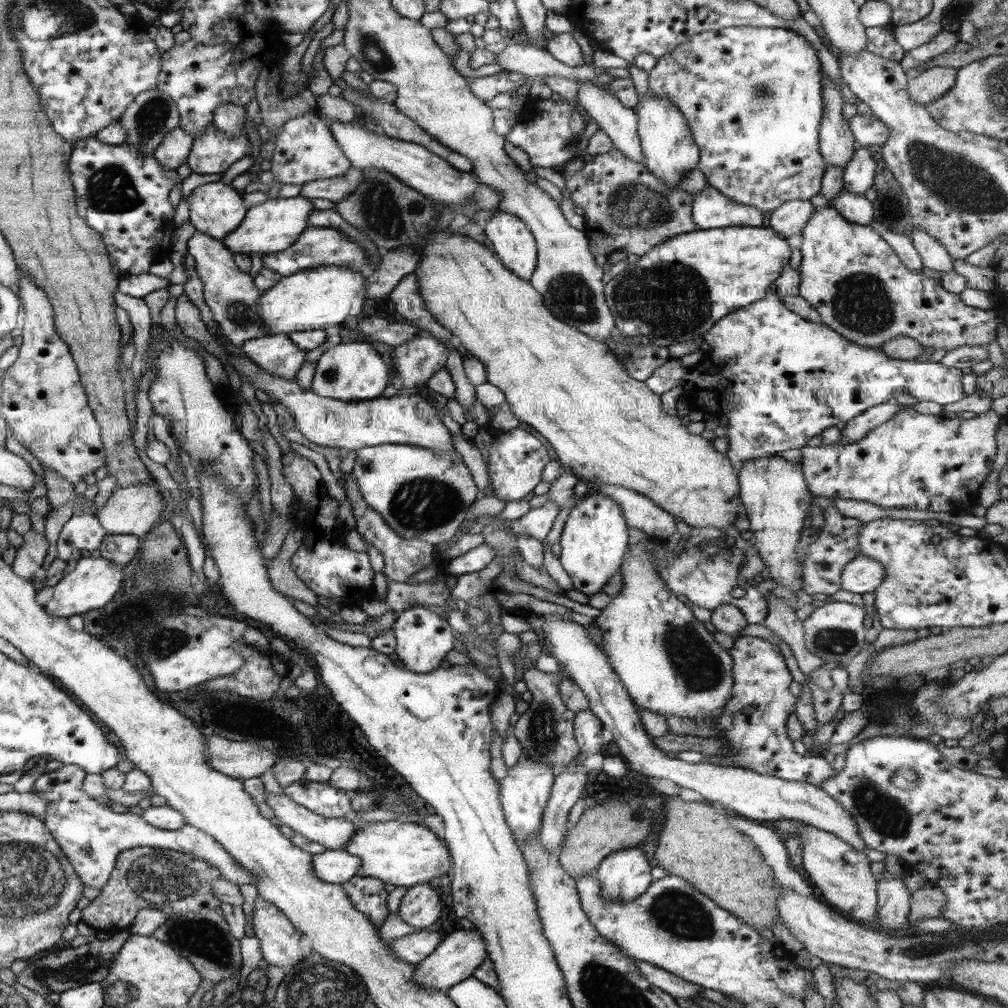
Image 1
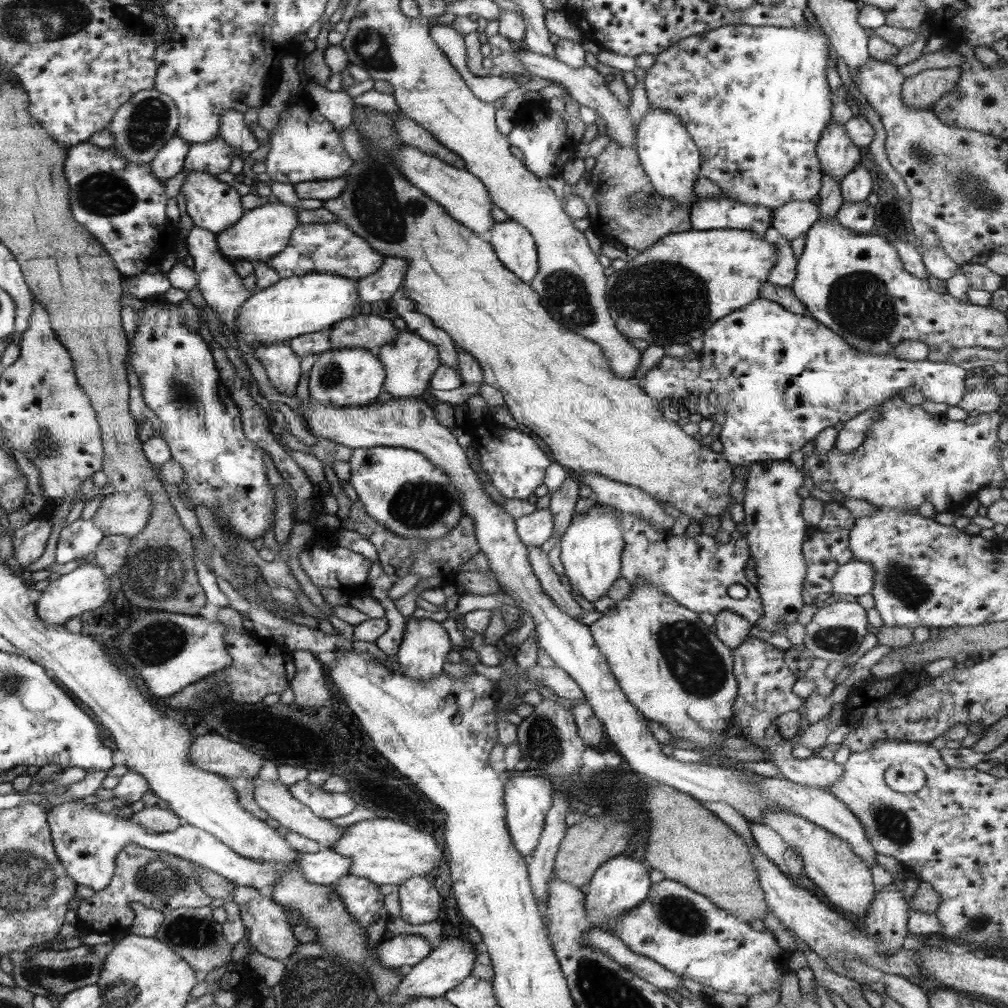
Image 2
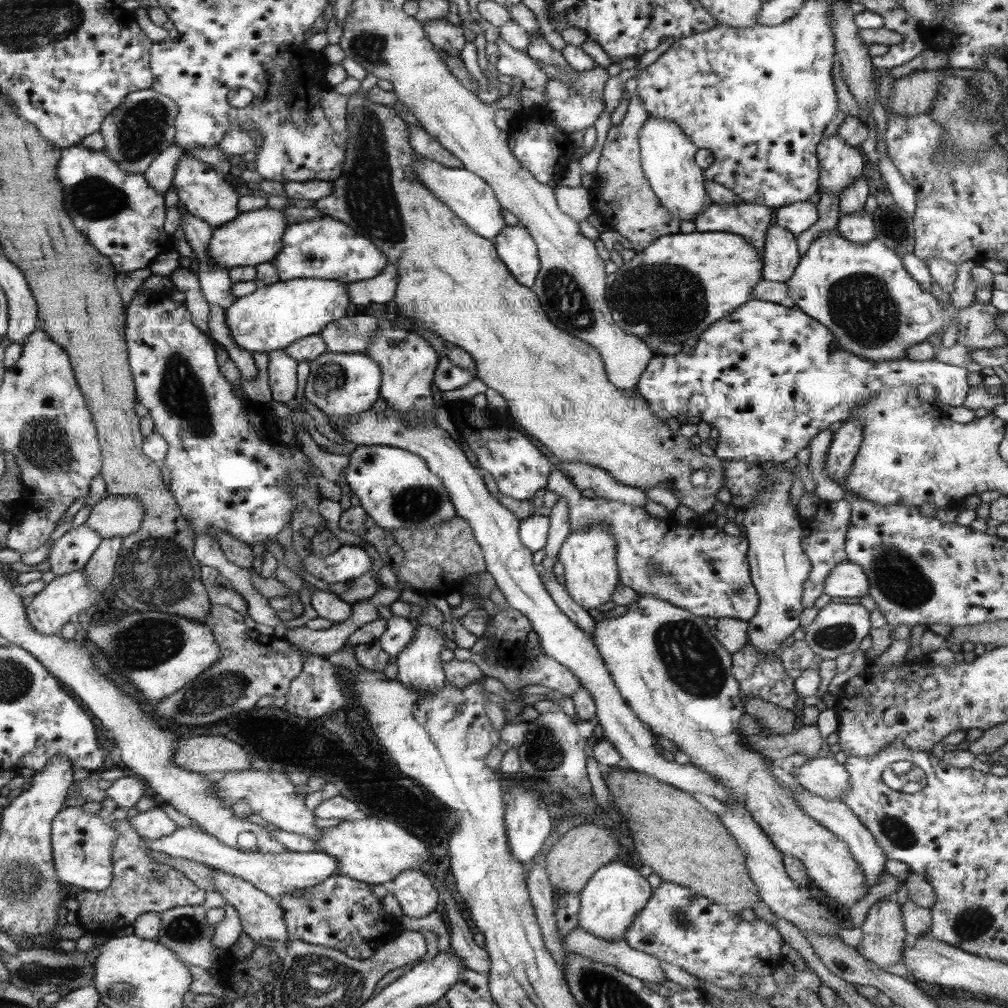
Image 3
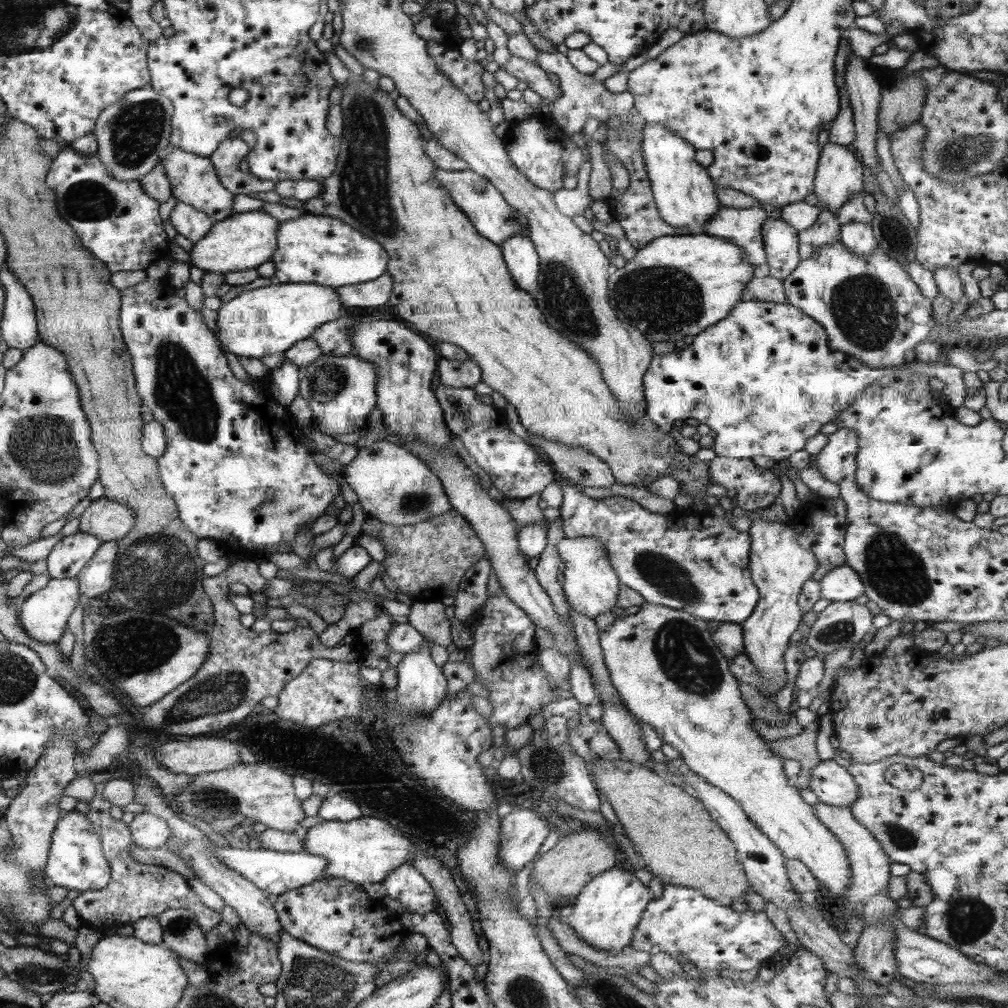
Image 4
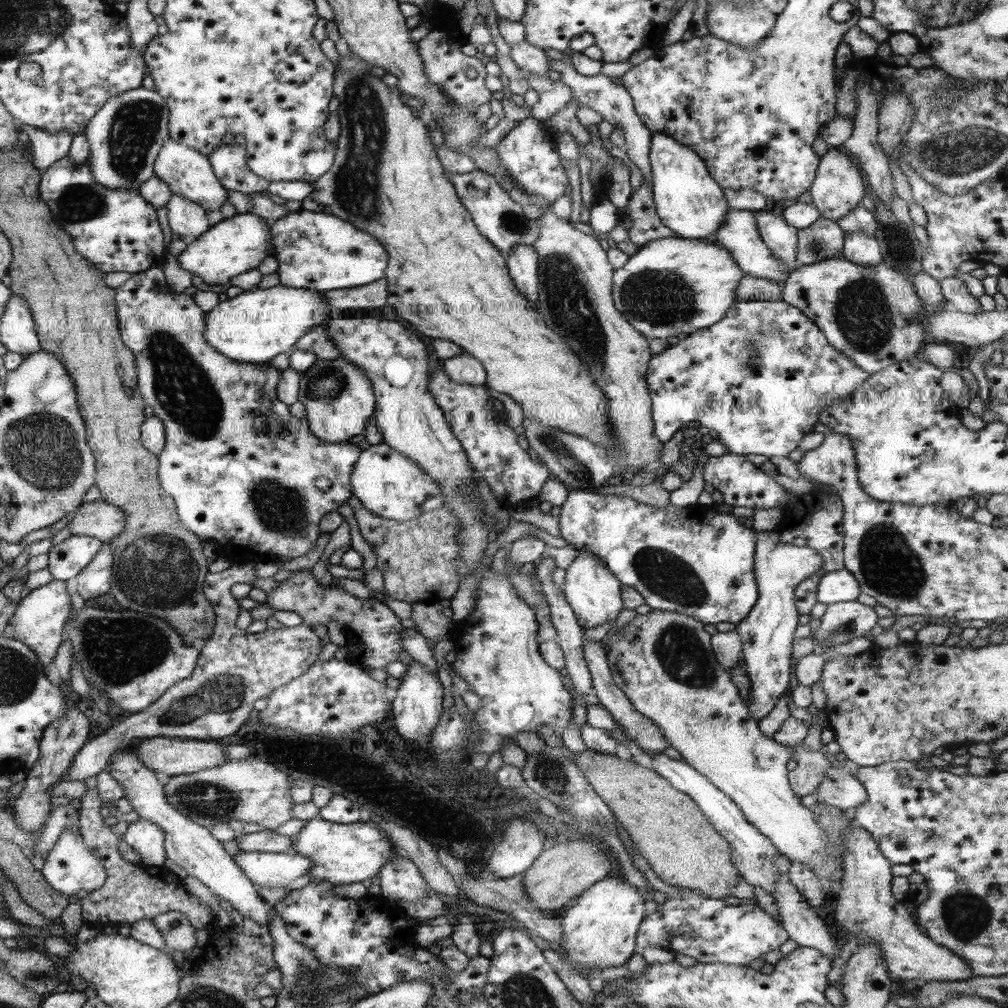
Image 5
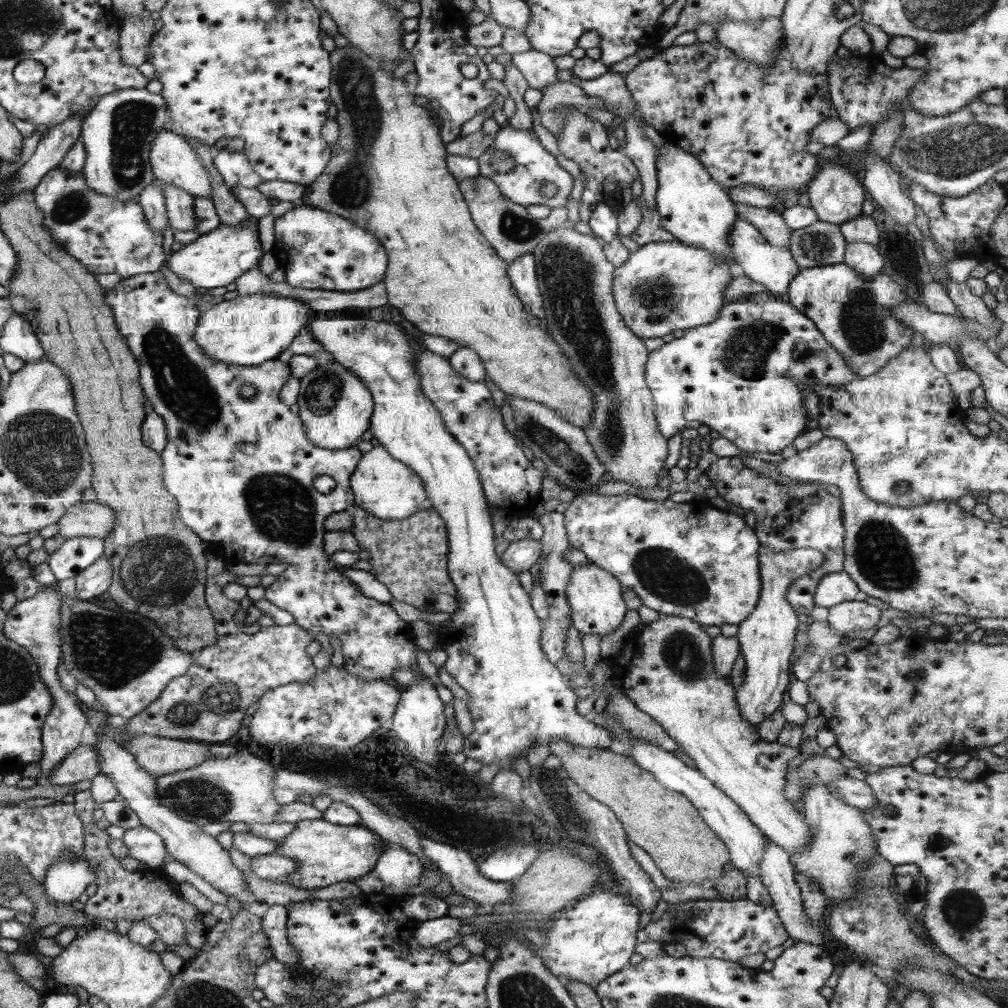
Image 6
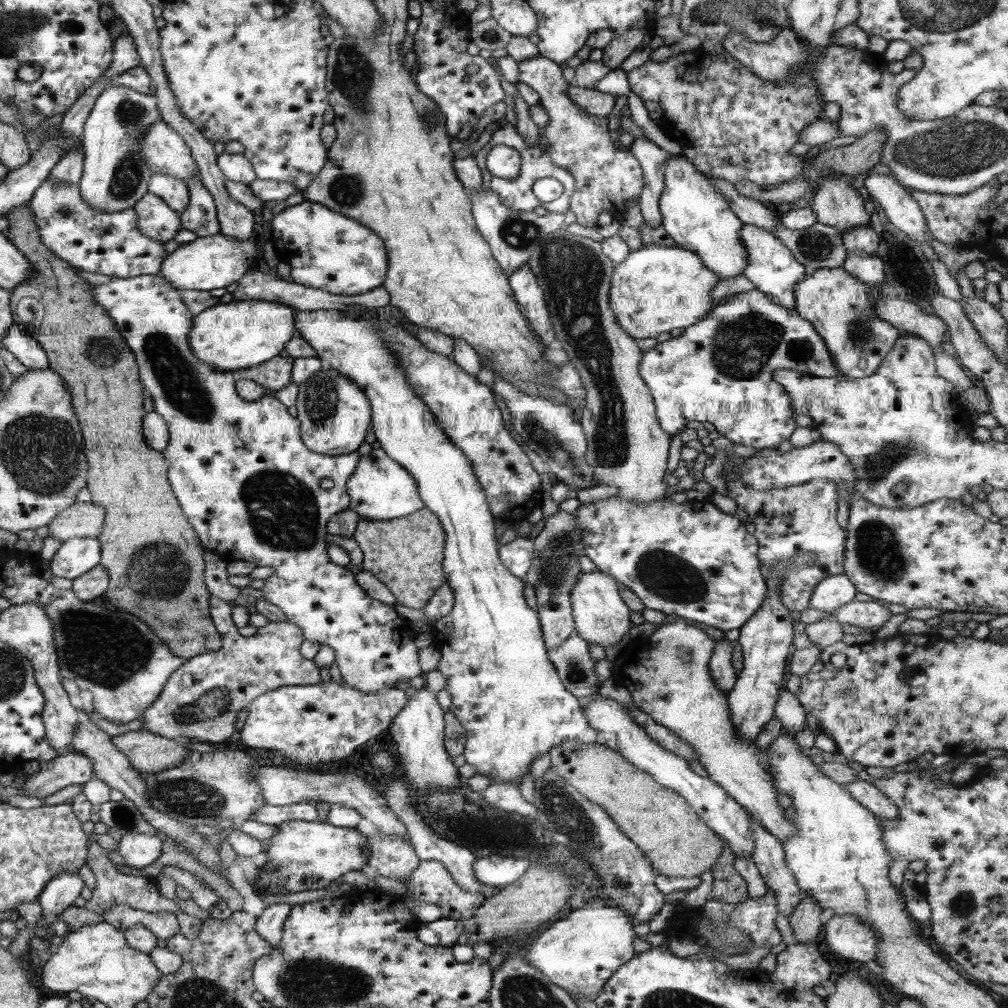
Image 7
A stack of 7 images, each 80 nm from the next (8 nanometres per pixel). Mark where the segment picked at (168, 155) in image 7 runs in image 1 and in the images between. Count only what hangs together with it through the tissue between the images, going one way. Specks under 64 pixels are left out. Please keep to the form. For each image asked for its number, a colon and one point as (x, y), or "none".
1: (217, 209)
2: (210, 203)
3: (206, 194)
4: (194, 180)
5: (188, 173)
6: (175, 161)

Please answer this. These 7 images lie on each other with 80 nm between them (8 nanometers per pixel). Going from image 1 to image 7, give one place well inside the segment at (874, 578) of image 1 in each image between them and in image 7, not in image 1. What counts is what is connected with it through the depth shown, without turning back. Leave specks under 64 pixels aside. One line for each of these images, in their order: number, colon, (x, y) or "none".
2: (855, 577)
3: (847, 579)
4: (843, 584)
5: (840, 585)
6: (834, 588)
7: (830, 593)

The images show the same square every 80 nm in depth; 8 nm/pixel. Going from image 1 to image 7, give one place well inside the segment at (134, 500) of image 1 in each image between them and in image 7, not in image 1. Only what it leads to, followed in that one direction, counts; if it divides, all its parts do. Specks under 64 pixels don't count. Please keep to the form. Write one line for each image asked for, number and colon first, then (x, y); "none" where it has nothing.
2: (128, 513)
3: (114, 516)
4: (110, 521)
5: (98, 519)
6: (89, 519)
7: (84, 519)

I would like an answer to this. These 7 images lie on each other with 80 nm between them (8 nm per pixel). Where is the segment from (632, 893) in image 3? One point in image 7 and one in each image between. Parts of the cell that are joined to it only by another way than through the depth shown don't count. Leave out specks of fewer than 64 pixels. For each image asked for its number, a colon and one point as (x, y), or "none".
4: (606, 913)
5: (599, 930)
6: (588, 942)
7: (580, 953)

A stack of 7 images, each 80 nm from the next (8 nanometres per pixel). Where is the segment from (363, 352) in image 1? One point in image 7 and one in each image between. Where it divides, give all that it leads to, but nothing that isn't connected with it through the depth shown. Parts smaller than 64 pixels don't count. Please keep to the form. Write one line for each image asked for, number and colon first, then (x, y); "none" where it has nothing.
2: (353, 377)
3: (341, 385)
4: (340, 391)
5: (338, 397)
6: (336, 408)
7: (334, 414)

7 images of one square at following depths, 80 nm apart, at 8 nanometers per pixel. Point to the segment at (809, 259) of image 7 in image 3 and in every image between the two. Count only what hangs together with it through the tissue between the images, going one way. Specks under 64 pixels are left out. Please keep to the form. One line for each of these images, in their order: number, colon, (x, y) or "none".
3: (828, 208)
4: (825, 231)
5: (824, 239)
6: (822, 243)

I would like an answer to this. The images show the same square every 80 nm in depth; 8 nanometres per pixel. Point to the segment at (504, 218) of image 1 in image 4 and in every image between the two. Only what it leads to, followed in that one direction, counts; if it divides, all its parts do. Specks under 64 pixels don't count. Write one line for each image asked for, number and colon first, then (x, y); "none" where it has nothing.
2: (514, 245)
3: (515, 246)
4: (522, 260)

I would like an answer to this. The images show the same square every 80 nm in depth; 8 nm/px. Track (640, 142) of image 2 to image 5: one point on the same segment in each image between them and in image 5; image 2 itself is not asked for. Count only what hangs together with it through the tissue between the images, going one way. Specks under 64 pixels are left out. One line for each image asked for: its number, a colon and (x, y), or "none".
3: (667, 154)
4: (685, 195)
5: (688, 201)

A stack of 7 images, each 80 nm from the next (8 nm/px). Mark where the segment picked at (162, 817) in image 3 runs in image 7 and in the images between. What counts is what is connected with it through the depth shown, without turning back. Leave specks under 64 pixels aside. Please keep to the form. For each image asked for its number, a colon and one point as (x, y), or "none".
4: (148, 831)
5: (145, 836)
6: (143, 844)
7: (139, 850)

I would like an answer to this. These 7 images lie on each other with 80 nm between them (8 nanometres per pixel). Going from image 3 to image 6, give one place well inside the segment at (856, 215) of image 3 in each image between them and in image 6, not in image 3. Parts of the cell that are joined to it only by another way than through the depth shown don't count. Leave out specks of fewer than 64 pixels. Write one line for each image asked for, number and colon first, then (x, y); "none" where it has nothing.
4: (857, 236)
5: (862, 248)
6: (863, 257)

